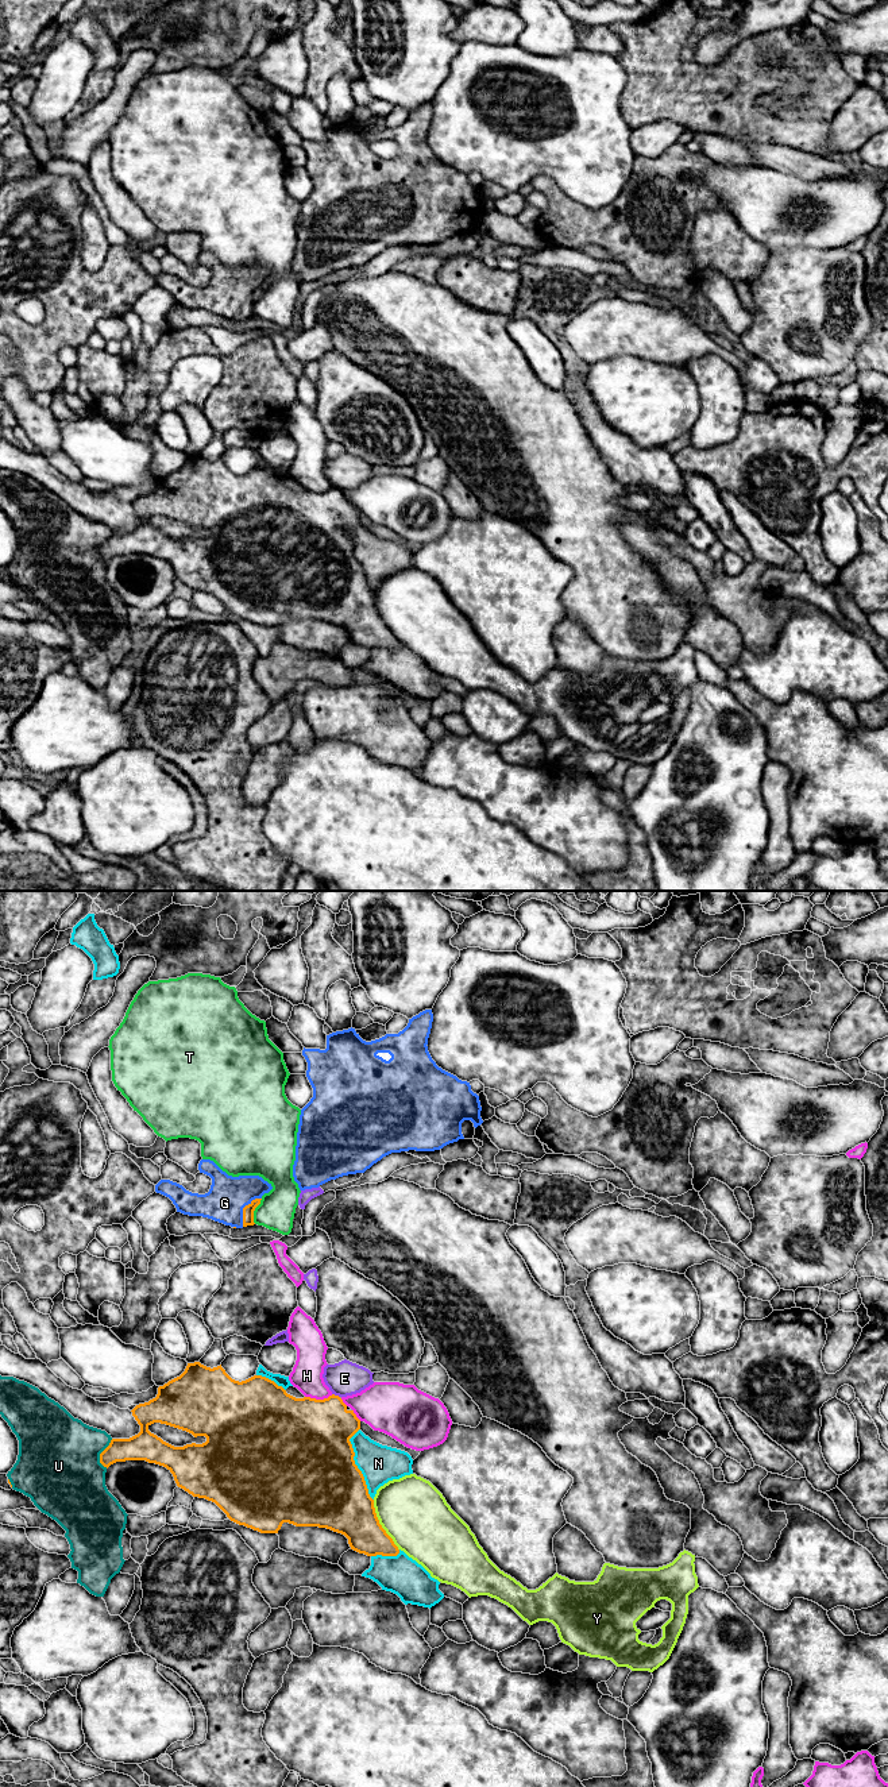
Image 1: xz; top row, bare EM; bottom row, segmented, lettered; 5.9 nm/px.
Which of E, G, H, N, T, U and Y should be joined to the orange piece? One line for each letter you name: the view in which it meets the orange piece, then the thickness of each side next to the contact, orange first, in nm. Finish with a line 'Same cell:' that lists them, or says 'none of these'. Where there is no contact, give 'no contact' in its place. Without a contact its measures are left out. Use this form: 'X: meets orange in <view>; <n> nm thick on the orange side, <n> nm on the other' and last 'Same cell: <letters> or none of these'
G: meets orange in xz; 70 nm thick on the orange side, 240 nm on the other
Same cell: G

